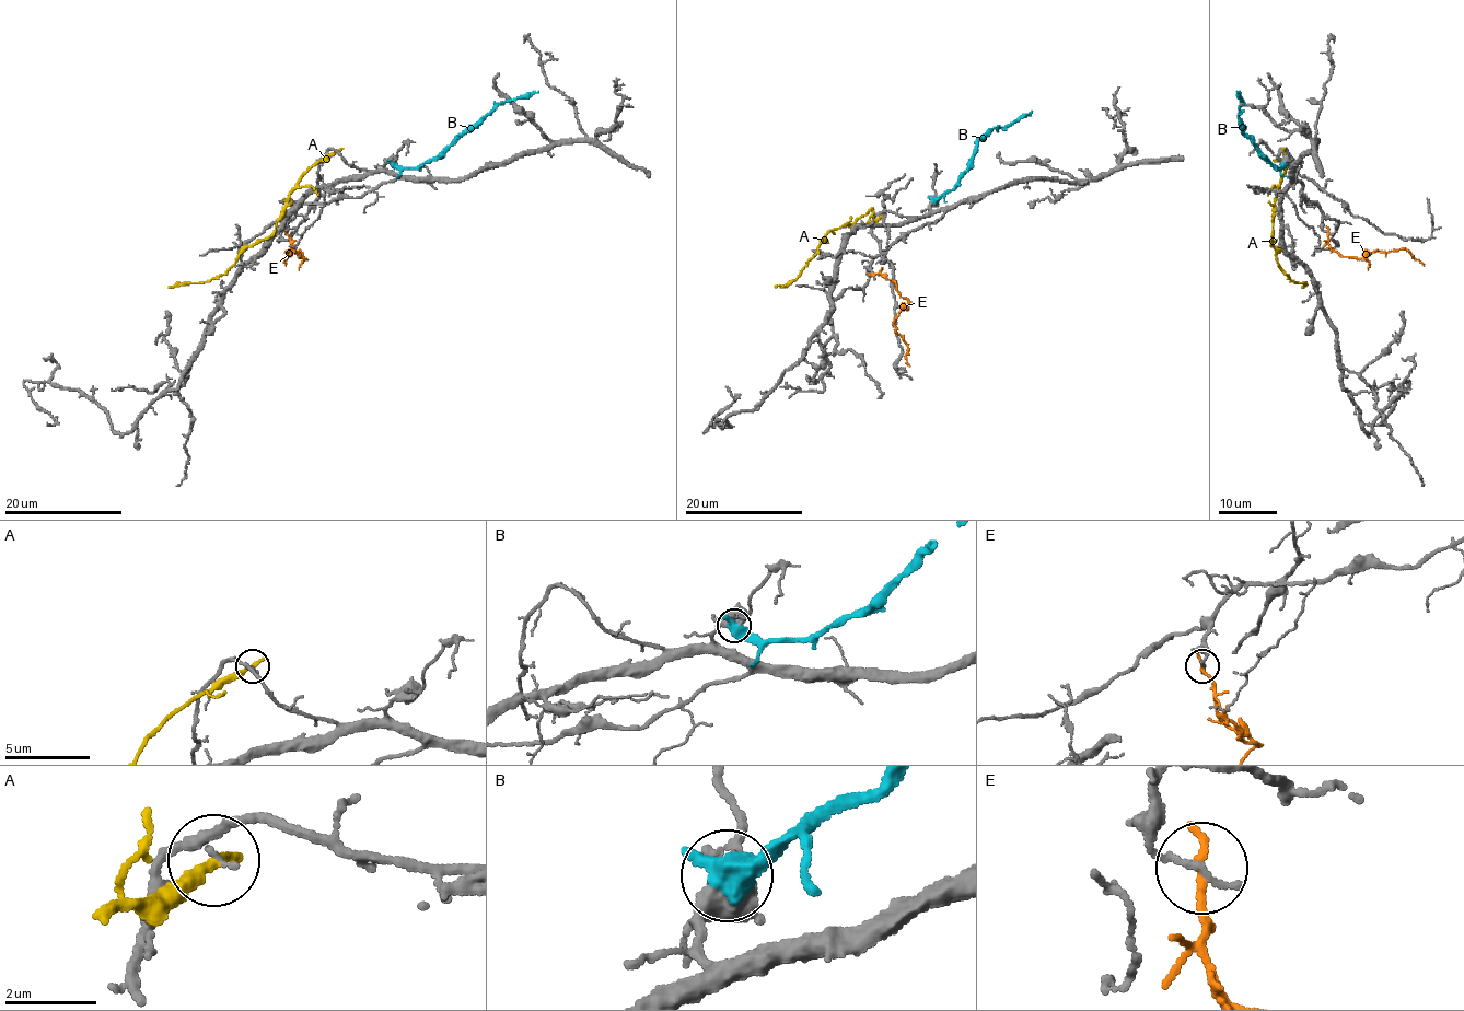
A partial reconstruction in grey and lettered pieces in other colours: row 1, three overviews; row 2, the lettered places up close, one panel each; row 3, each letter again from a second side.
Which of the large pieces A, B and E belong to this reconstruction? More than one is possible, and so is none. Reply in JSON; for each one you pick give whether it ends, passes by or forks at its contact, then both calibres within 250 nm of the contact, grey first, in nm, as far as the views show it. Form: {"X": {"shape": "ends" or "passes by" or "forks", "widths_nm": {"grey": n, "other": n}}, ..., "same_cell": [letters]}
{"same_cell": []}

